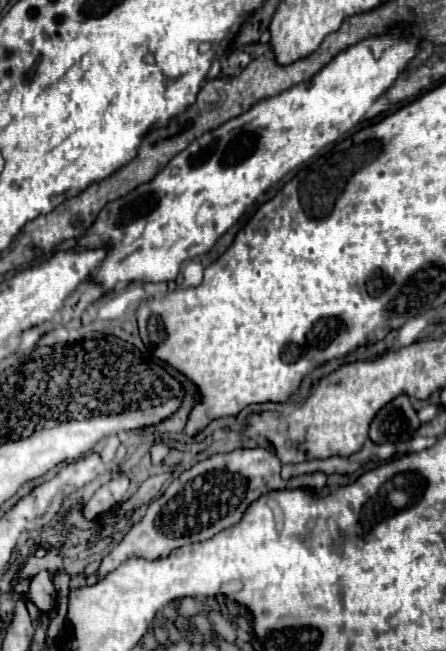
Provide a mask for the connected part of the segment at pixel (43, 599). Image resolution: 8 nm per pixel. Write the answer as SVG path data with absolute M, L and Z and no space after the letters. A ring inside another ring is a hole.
M40 571L30 579L28 591L22 595L24 601L34 603L40 611L50 611L56 605L56 589L48 571Z

